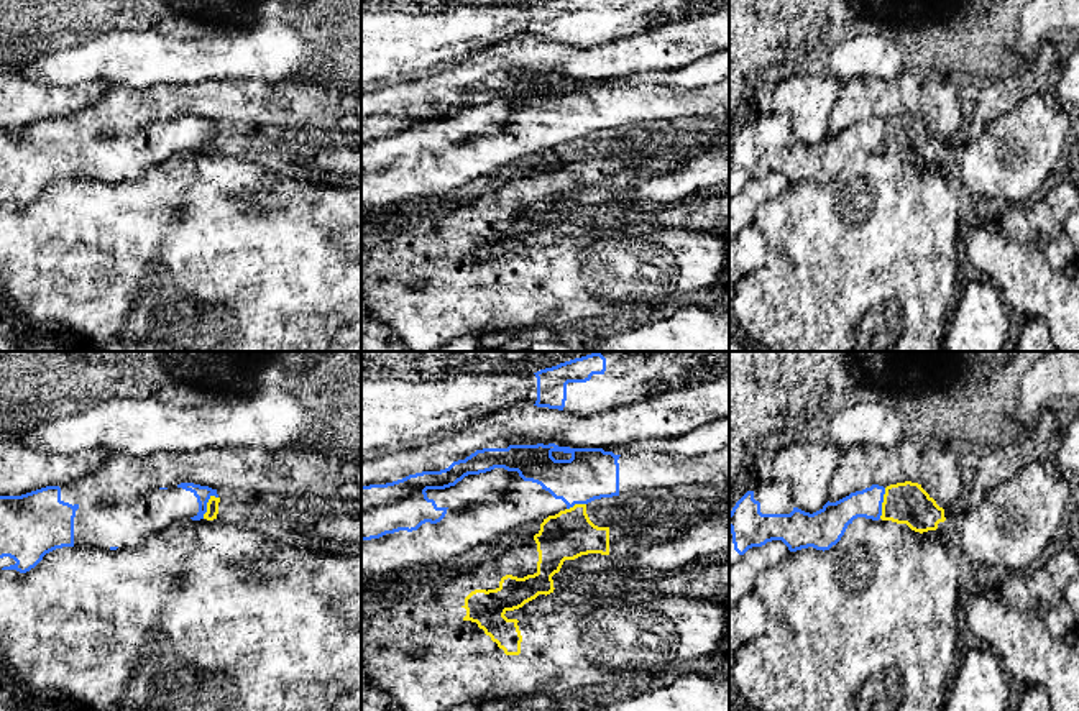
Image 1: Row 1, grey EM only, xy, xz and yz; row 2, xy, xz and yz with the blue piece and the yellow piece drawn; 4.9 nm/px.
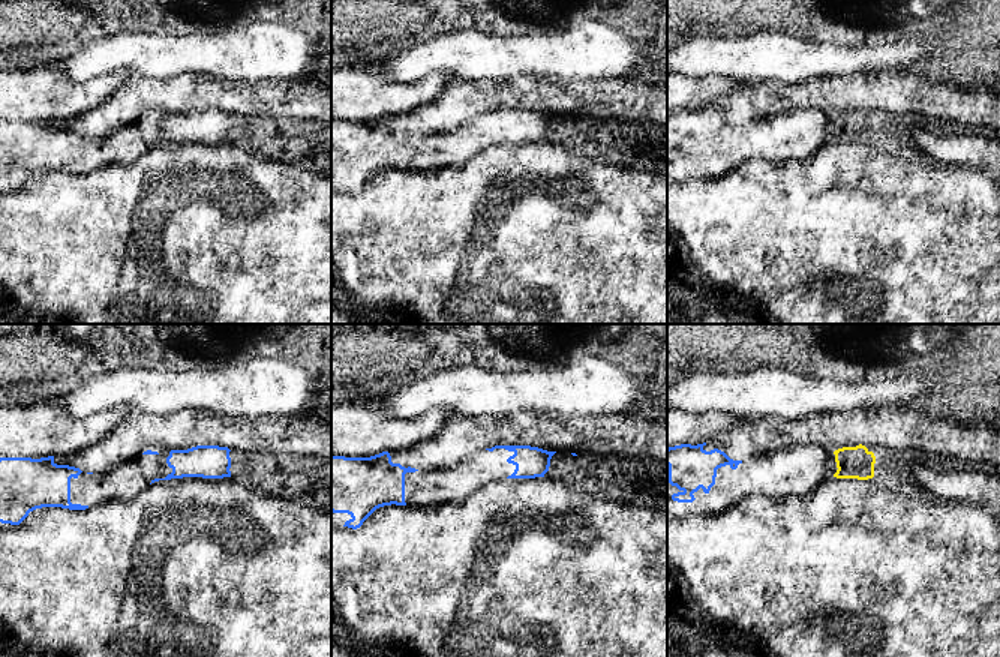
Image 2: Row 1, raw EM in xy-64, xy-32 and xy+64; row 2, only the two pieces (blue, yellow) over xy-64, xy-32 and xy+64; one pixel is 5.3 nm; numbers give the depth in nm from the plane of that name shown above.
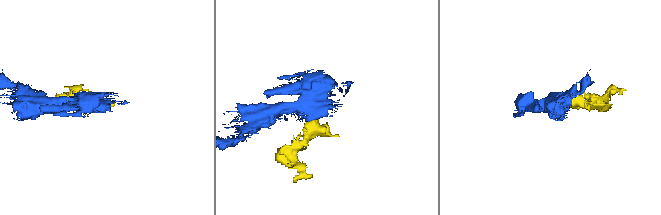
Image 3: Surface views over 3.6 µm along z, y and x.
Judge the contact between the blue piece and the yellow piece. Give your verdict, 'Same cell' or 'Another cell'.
Another cell

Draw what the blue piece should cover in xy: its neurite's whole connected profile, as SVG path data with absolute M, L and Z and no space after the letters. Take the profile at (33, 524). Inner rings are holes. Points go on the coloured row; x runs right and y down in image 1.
M194 483L136 493L126 501L103 506L77 504L67 486L46 486L21 496L0 496L0 570L26 573L46 553L62 547L125 548L138 547L163 527L182 521L200 521L217 489Z

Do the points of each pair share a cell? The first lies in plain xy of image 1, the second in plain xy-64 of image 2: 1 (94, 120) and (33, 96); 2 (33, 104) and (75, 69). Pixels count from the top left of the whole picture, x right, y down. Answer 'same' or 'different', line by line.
1: different
2: different

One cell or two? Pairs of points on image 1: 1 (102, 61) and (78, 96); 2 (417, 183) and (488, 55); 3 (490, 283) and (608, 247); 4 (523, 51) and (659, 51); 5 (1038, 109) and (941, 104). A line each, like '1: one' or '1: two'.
1: two
2: two
3: one
4: one
5: two

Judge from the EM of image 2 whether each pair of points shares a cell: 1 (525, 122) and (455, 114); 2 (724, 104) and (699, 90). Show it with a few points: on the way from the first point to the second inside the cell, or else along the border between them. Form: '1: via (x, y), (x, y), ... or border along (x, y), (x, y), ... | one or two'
1: border along (485, 111), (443, 132) | two
2: border along (721, 96), (706, 107) | two

